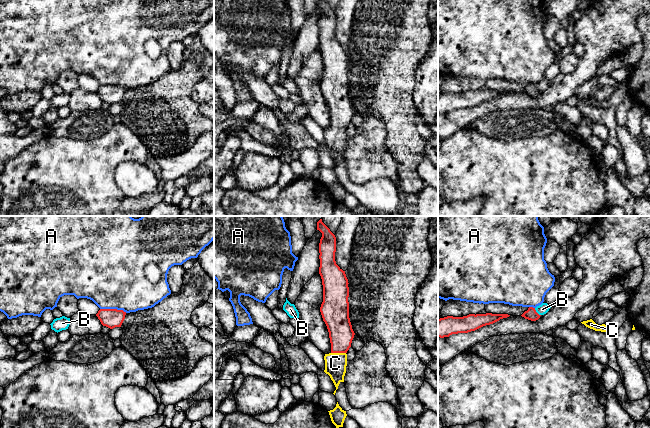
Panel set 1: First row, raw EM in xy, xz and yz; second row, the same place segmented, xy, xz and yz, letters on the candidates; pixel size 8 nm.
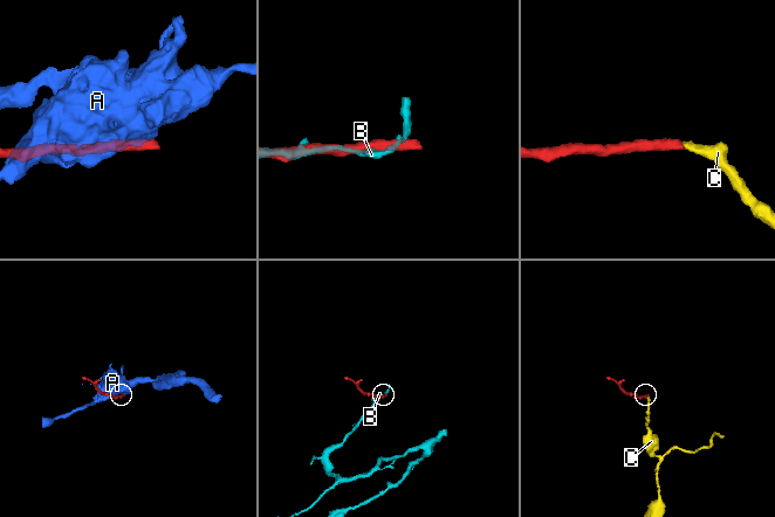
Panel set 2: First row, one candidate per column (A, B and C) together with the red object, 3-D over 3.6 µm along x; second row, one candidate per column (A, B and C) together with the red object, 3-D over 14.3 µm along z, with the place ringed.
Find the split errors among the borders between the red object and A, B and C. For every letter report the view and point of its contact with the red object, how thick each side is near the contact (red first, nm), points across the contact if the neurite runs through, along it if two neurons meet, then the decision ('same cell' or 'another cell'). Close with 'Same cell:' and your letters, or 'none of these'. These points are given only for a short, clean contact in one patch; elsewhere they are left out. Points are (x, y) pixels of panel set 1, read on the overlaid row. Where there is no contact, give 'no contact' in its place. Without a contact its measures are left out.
A: xy (113, 309) | 160/500 nm | along xy (100, 308), (116, 308), (126, 312) | another cell
B: yz (536, 312) | 90/90 nm | another cell
C: xz (338, 352) | 200/180 nm | across xz (341, 334), (338, 352), (338, 358), (335, 363) | same cell
Same cell: C

